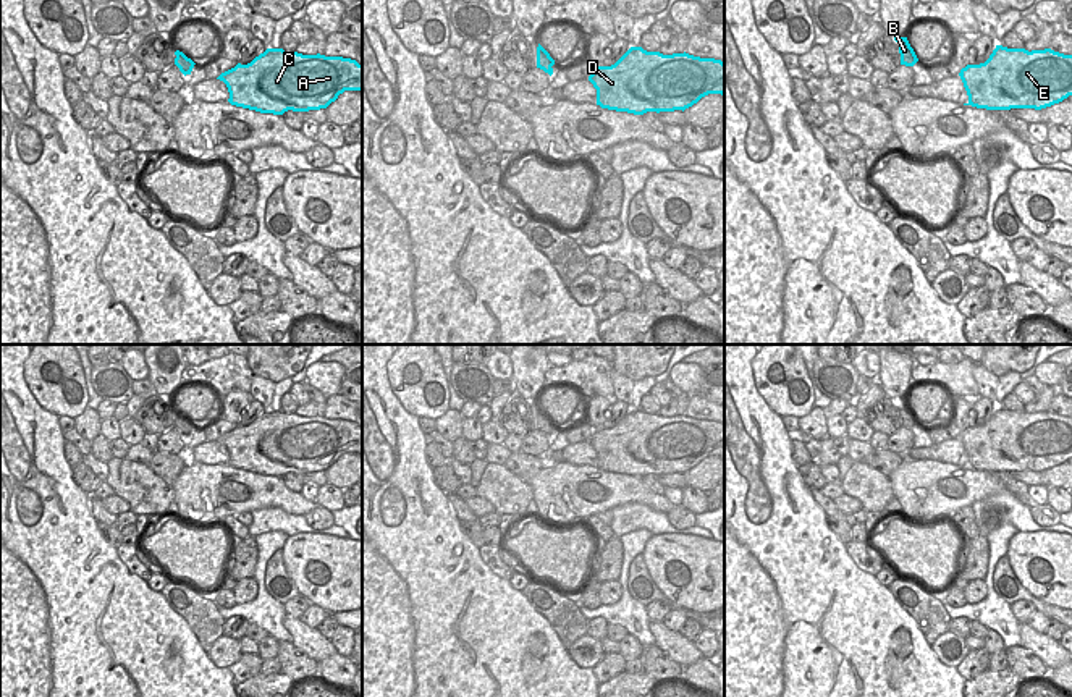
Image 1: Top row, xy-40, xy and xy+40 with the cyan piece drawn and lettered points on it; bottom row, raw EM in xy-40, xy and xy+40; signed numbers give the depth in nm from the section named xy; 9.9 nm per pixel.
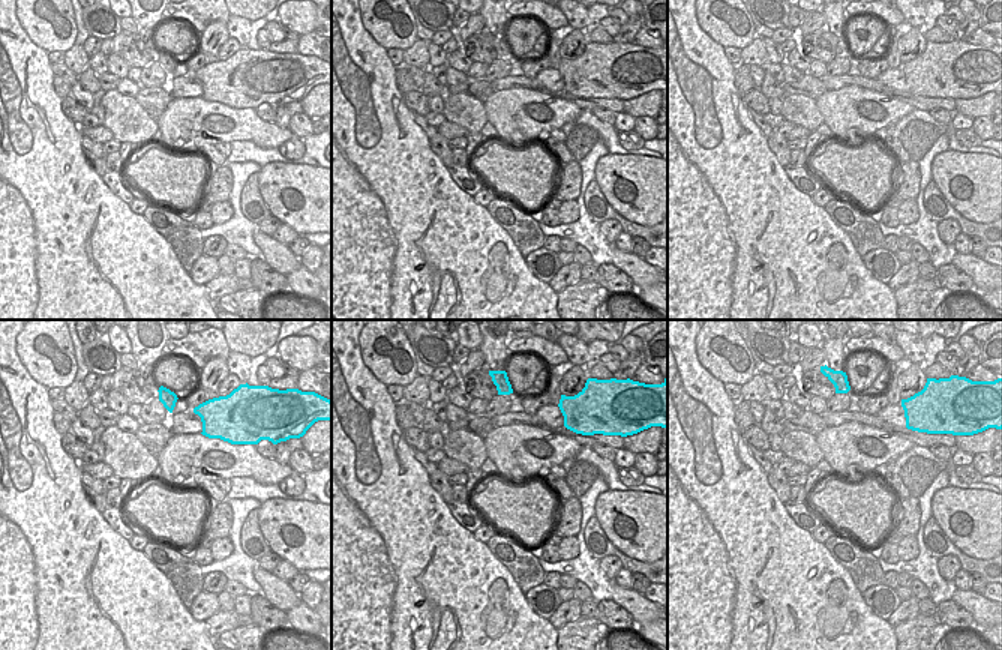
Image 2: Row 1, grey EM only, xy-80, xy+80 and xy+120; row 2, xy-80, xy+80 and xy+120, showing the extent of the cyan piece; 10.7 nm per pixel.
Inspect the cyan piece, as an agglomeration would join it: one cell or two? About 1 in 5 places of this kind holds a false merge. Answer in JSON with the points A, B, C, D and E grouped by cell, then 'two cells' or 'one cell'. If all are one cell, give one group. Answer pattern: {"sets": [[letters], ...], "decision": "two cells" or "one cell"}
{"sets": [["A", "B", "C", "D", "E"]], "decision": "one cell"}

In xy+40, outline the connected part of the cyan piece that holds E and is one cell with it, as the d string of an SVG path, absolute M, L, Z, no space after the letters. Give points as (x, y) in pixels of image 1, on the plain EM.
M996 408L985 425L967 427L959 435L972 467L986 472L1035 471L1041 472L1072 458L1072 417L1051 411L1025 412Z

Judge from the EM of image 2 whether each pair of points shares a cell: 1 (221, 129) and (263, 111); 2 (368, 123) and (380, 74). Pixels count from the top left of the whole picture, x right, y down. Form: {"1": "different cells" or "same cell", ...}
{"1": "different cells", "2": "same cell"}

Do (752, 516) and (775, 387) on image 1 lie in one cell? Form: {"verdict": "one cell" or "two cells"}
{"verdict": "two cells"}

